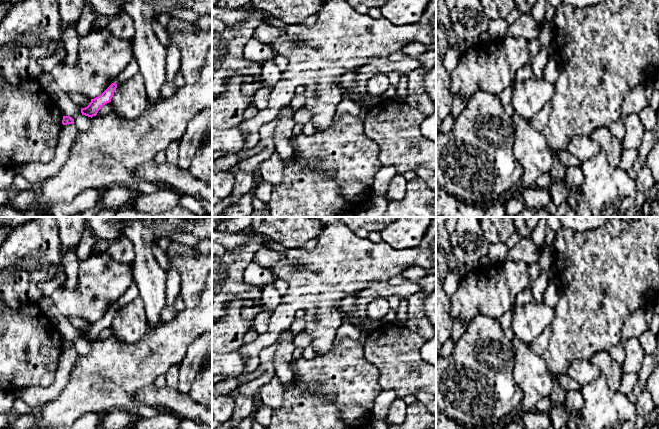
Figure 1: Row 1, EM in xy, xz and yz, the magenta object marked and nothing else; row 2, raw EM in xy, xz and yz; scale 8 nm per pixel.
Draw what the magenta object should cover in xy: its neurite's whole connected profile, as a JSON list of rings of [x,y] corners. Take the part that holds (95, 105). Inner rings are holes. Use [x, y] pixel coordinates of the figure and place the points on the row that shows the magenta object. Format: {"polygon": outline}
{"polygon": [[[135,57],[128,64],[128,66],[114,79],[114,82],[98,97],[91,99],[89,105],[81,108],[82,115],[93,117],[98,111],[107,103],[111,102],[117,86],[139,73],[139,65]]]}

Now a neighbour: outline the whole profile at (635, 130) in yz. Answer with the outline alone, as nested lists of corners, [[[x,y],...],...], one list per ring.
[[[632,113],[626,118],[625,122],[626,133],[624,139],[621,141],[623,150],[639,149],[645,128],[640,120],[639,114]]]

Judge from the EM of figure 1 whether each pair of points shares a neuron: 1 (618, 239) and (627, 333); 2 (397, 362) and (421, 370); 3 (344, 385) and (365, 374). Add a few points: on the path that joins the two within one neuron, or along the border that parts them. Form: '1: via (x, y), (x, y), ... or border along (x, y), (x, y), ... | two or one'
1: border along (644, 306), (635, 309), (626, 319), (619, 341) | two
2: via (403, 368), (415, 370) | one
3: via (349, 384), (360, 379) | one

